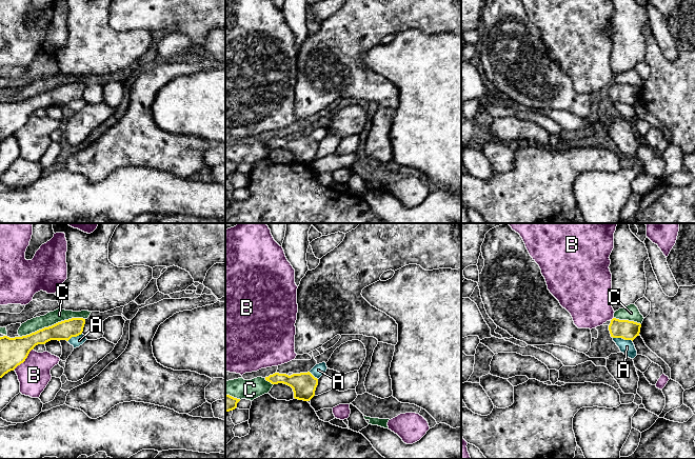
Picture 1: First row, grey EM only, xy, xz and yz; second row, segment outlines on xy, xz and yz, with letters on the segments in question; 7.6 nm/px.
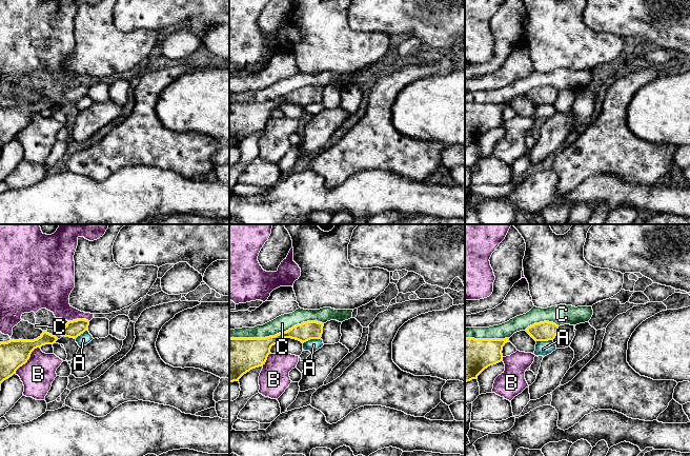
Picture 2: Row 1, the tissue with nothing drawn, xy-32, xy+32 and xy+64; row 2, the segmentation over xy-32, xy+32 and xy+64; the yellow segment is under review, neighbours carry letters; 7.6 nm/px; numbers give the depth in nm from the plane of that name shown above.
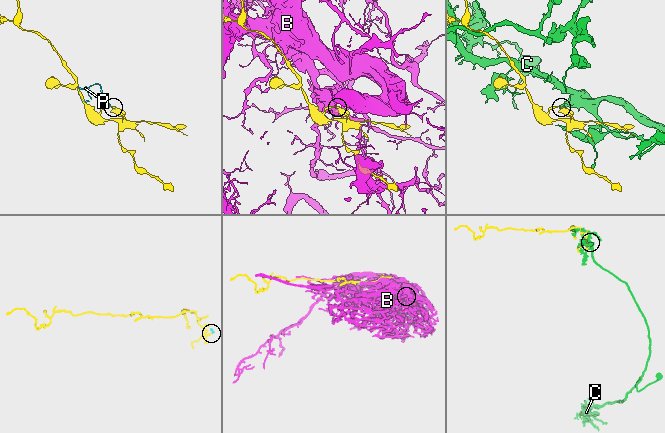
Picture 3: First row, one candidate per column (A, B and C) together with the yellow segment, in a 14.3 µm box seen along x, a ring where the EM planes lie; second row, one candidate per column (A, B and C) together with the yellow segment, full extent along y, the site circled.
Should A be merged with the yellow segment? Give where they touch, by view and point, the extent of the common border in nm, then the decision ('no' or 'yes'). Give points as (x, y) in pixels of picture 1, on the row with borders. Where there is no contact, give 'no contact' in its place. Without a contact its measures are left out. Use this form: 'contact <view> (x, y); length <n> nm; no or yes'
contact yz (622, 338); length 170 nm; no

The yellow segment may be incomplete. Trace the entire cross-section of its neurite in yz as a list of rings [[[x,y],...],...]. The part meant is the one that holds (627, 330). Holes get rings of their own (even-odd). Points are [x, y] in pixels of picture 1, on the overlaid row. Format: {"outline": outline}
{"outline": [[[613,318],[609,325],[609,331],[613,338],[622,338],[624,340],[633,341],[639,336],[640,327],[640,323]]]}

